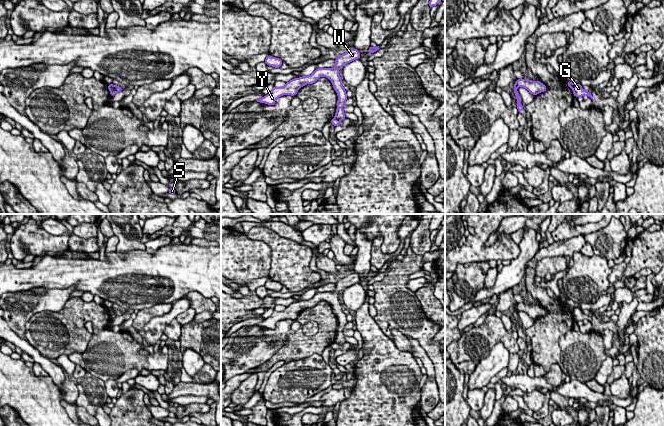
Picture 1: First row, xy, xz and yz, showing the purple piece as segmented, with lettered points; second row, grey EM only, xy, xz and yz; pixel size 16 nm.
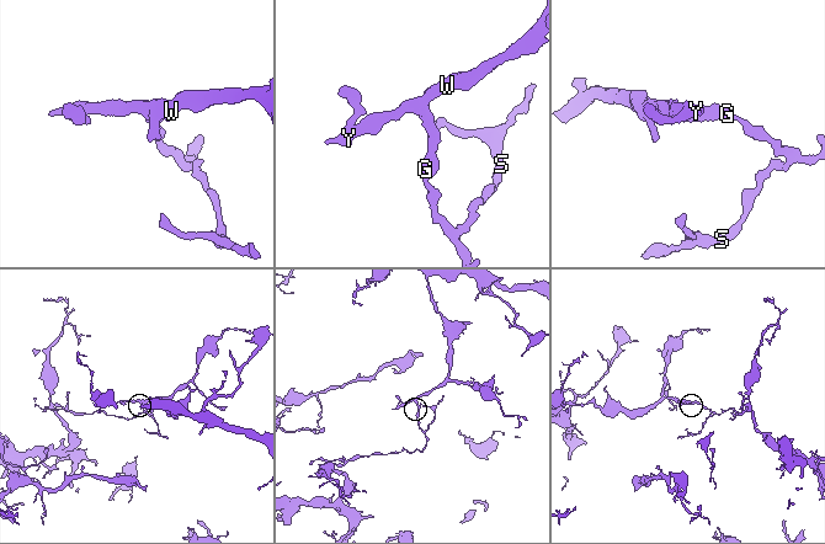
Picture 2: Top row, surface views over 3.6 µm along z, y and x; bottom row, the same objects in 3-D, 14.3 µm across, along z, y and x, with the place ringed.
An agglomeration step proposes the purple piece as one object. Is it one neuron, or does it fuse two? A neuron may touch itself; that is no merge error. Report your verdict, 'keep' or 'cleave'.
cleave

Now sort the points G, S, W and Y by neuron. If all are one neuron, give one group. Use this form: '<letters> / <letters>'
G S / W Y

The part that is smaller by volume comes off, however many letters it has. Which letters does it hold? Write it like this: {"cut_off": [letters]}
{"cut_off": ["G", "S"]}

